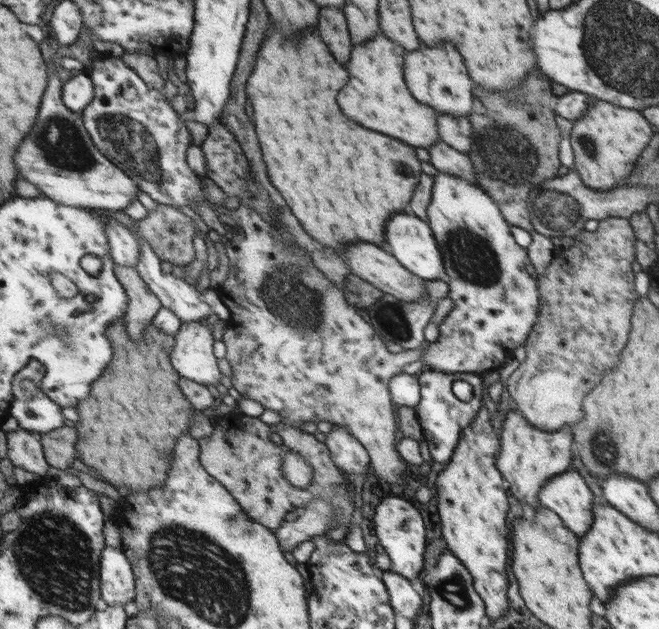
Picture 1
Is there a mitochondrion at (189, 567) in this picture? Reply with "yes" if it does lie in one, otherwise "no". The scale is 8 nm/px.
yes

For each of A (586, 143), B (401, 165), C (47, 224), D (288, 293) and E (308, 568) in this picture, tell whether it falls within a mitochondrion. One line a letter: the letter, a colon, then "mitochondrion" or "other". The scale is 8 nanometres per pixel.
A: mitochondrion
B: mitochondrion
C: other
D: mitochondrion
E: other

